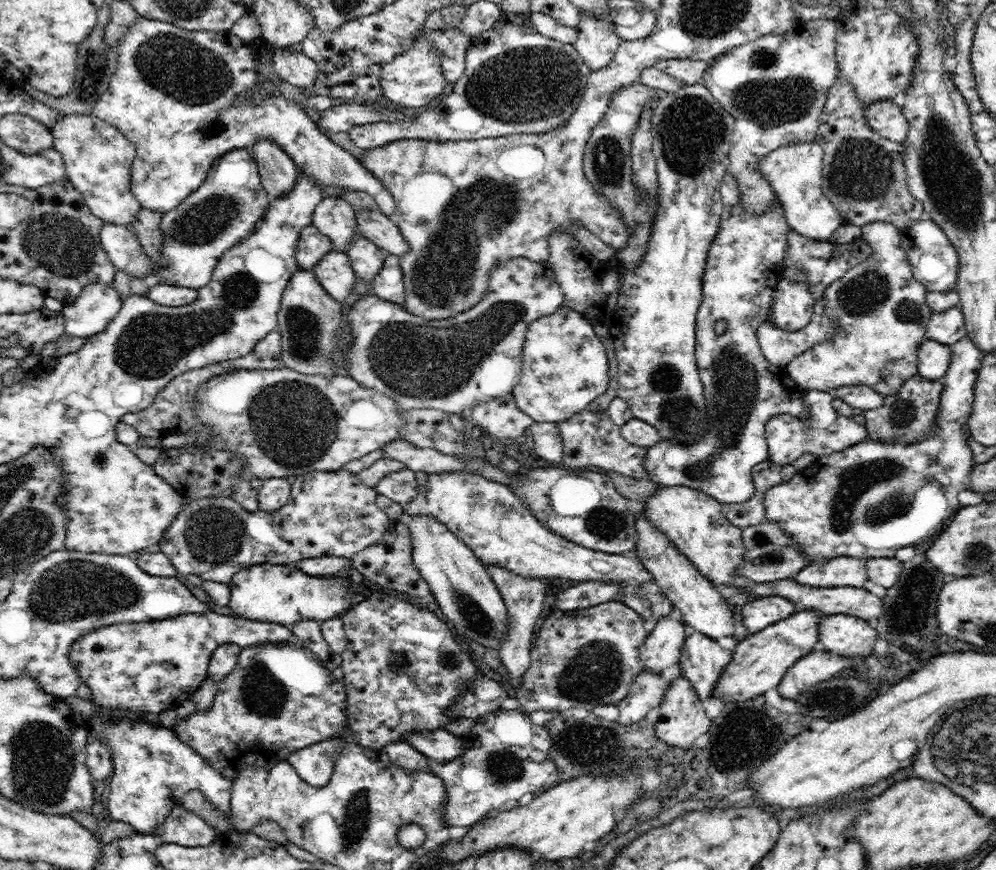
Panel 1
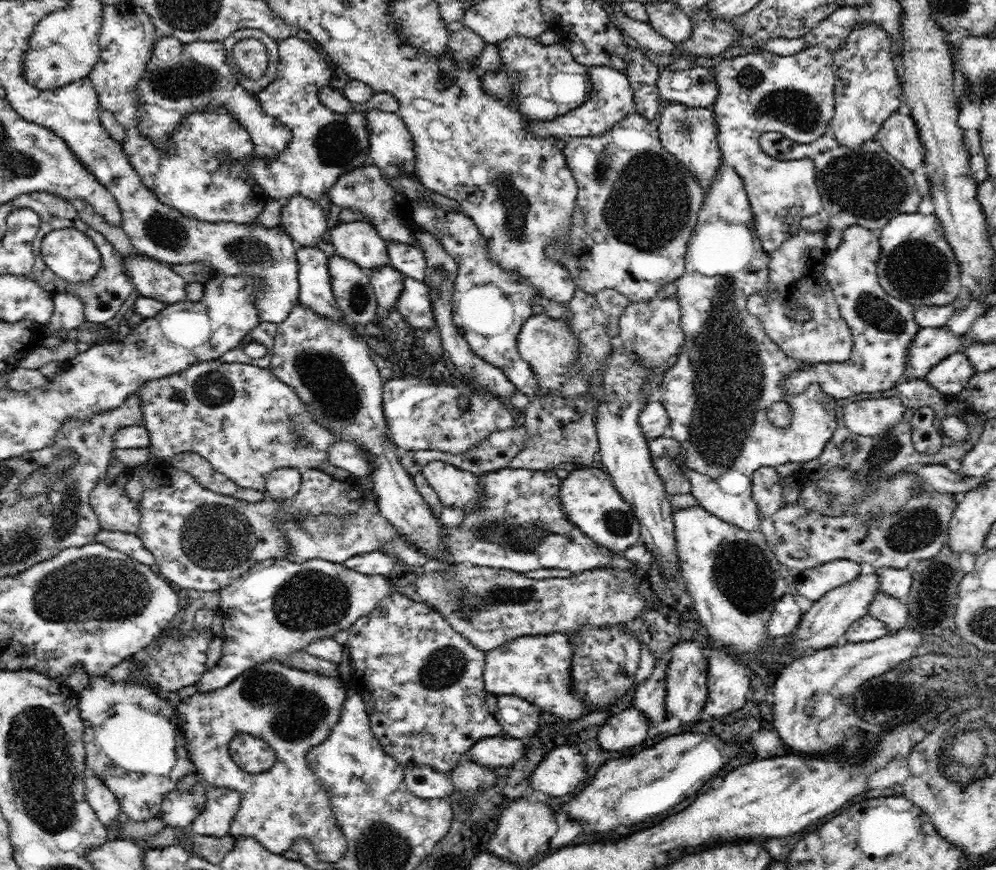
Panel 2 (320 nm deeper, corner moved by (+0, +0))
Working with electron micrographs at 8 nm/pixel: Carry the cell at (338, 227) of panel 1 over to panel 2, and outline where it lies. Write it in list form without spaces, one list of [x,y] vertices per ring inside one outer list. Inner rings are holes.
[[[366,221],[339,223],[328,230],[327,240],[342,258],[368,269],[390,265],[385,239]]]

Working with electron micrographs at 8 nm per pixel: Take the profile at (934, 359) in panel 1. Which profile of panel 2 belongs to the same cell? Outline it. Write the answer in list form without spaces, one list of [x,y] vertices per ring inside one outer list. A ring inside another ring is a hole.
[[[963,350],[944,358],[936,366],[932,366],[927,374],[927,381],[946,396],[957,396],[964,390],[968,380],[974,376],[974,367],[968,361]]]

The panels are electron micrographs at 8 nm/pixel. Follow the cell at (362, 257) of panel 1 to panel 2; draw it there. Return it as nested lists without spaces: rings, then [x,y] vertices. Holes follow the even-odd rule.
[[[391,265],[372,268],[370,283],[372,283],[378,304],[384,310],[396,309],[398,298],[404,288],[403,276],[403,273]]]

